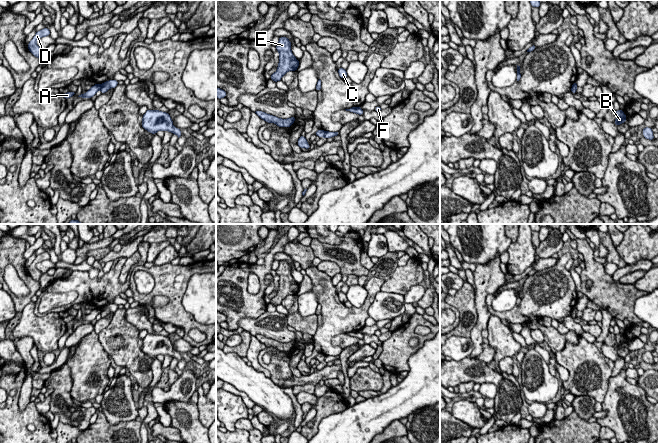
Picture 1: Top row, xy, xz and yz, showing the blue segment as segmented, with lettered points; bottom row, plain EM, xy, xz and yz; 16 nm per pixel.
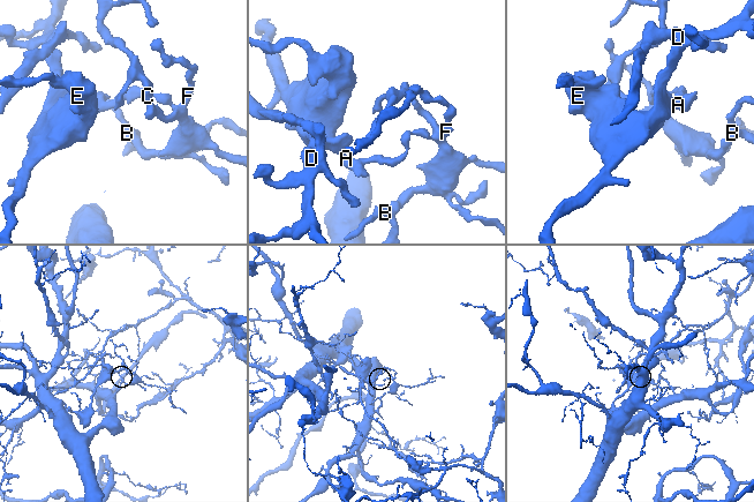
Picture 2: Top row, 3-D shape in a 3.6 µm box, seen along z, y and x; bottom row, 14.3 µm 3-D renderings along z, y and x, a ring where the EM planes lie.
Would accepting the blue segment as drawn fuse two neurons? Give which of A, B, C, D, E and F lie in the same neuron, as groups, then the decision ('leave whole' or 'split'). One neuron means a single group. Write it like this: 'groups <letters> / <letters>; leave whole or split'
groups A D E / B C F; split

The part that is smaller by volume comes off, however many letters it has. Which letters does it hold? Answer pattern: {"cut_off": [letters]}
{"cut_off": ["A", "D", "E"]}

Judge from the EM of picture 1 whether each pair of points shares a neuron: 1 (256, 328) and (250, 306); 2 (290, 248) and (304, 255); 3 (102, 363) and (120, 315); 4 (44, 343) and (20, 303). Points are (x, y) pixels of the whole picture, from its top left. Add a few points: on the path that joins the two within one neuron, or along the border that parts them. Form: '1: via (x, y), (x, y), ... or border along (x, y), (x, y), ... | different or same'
1: border along (258, 316), (243, 318), (237, 326) | different
2: via (293, 250), (301, 254) | same
3: border along (98, 334), (100, 344), (109, 355) | different
4: border along (30, 301), (21, 311) | different

